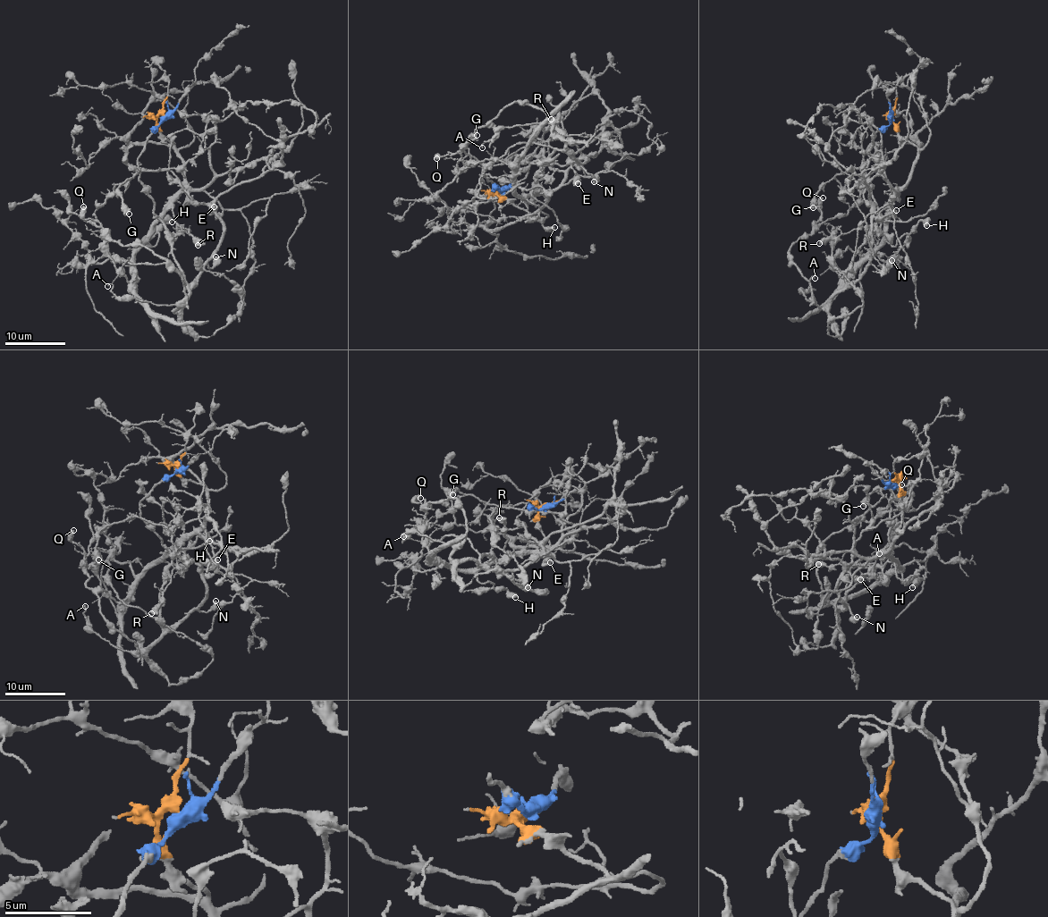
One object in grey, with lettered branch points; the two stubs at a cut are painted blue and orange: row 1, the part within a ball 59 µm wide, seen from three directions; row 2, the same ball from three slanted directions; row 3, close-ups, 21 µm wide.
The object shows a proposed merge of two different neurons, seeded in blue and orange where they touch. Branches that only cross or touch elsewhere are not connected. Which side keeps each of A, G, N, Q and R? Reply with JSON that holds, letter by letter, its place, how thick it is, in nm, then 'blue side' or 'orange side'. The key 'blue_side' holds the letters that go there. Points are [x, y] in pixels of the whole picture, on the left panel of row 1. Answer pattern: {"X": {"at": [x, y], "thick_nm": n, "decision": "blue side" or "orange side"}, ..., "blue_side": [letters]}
{"A": {"at": [107, 286], "thick_nm": 140, "decision": "blue side"}, "G": {"at": [129, 214], "thick_nm": 700, "decision": "orange side"}, "N": {"at": [215, 256], "thick_nm": 600, "decision": "blue side"}, "Q": {"at": [83, 206], "thick_nm": 550, "decision": "blue side"}, "R": {"at": [198, 245], "thick_nm": 600, "decision": "orange side"}, "blue_side": ["A", "N", "Q"]}

